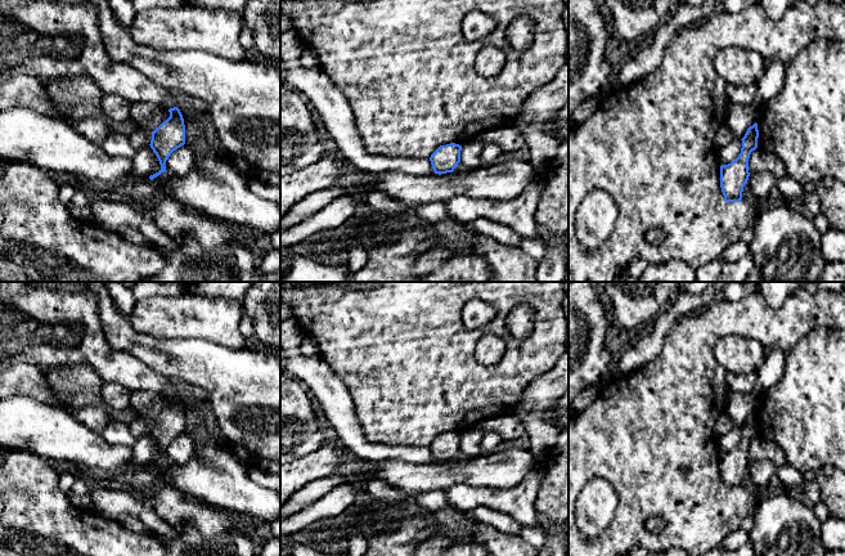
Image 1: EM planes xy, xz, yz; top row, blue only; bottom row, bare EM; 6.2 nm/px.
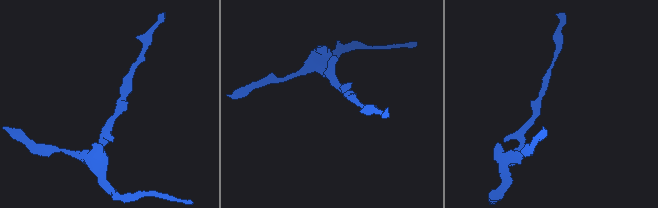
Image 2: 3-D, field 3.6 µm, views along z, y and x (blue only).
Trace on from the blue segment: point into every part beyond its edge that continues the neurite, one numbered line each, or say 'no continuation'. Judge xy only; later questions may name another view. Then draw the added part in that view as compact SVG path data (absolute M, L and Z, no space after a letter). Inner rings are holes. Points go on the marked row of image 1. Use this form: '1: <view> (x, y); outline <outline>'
no continuation

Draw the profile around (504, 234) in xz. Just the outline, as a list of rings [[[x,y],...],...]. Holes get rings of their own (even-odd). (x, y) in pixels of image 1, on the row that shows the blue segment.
[[[478,218],[468,224],[464,224],[464,227],[477,234],[489,236],[505,246],[518,247],[522,238],[512,228],[495,223],[487,218]]]

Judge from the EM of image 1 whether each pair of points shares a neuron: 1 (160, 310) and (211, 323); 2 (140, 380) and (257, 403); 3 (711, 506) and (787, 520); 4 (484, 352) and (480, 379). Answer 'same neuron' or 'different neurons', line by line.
1: same neuron
2: different neurons
3: different neurons
4: different neurons

